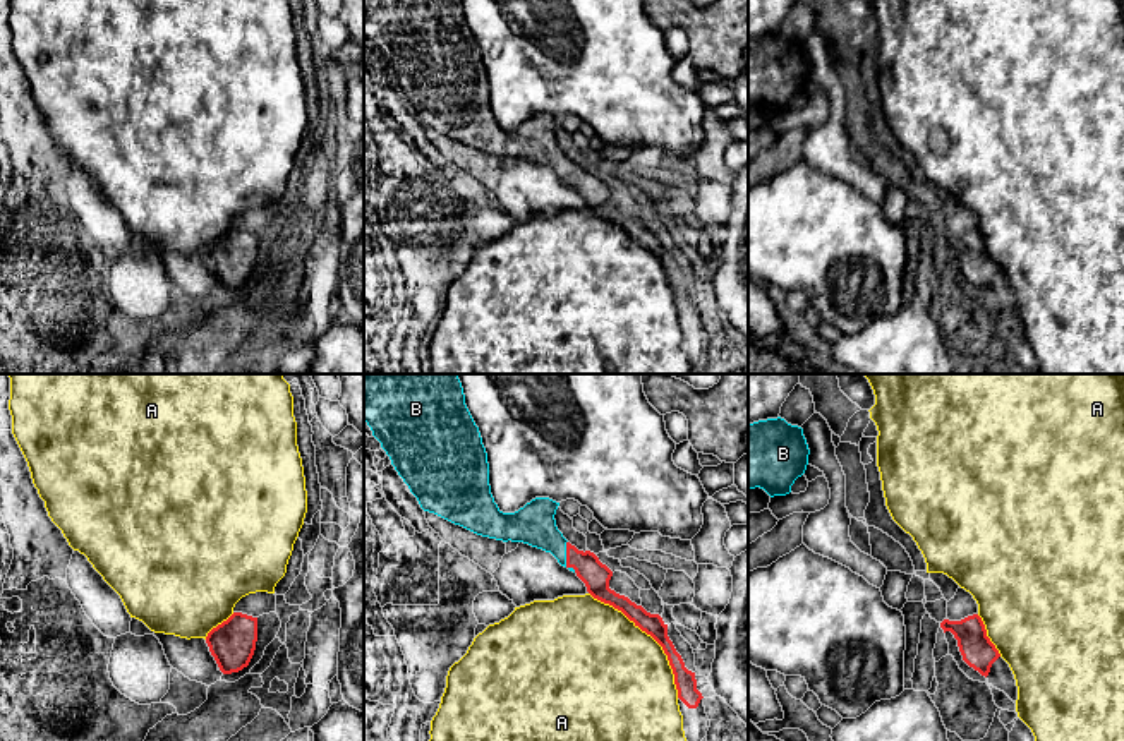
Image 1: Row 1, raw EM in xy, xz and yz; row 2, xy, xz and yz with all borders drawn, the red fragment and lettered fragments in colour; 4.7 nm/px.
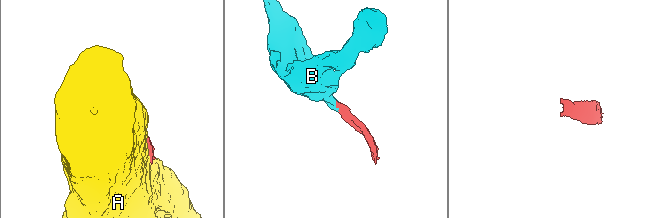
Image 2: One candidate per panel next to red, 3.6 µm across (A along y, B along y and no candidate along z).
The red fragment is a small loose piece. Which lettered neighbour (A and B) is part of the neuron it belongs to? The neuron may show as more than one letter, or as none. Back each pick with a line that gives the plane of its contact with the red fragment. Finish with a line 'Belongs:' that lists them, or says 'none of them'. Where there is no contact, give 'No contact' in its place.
B: Touches red in xz
Belongs: B

